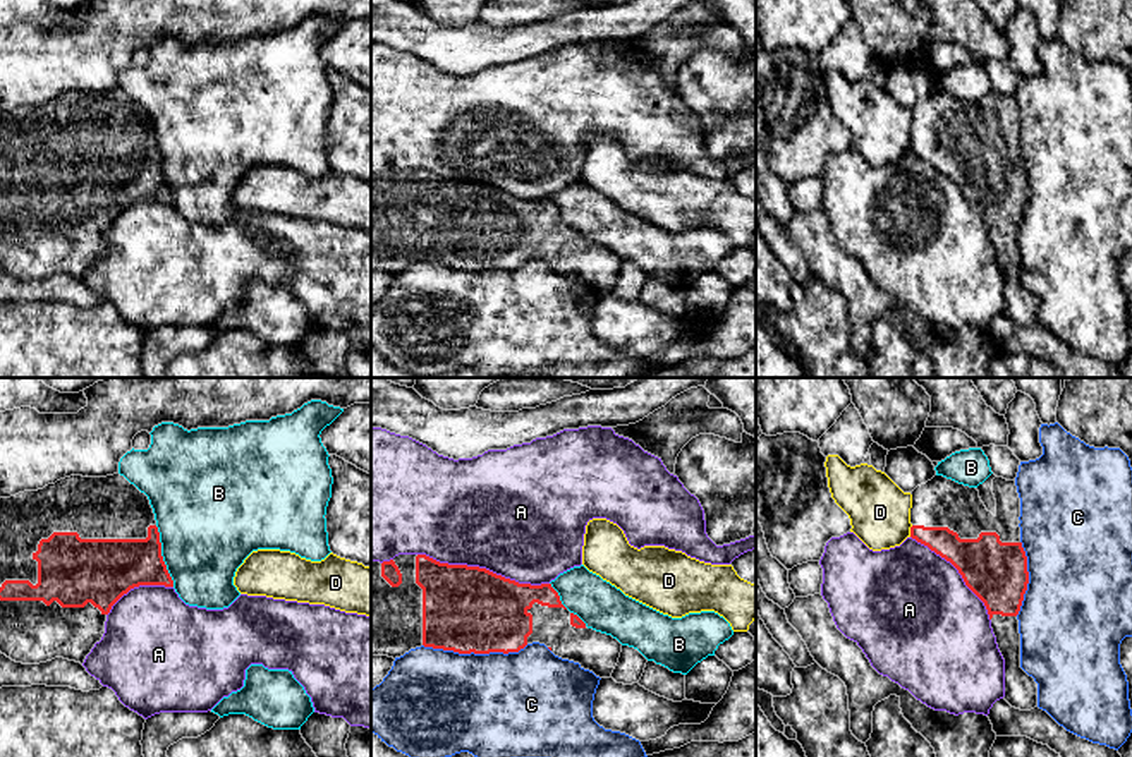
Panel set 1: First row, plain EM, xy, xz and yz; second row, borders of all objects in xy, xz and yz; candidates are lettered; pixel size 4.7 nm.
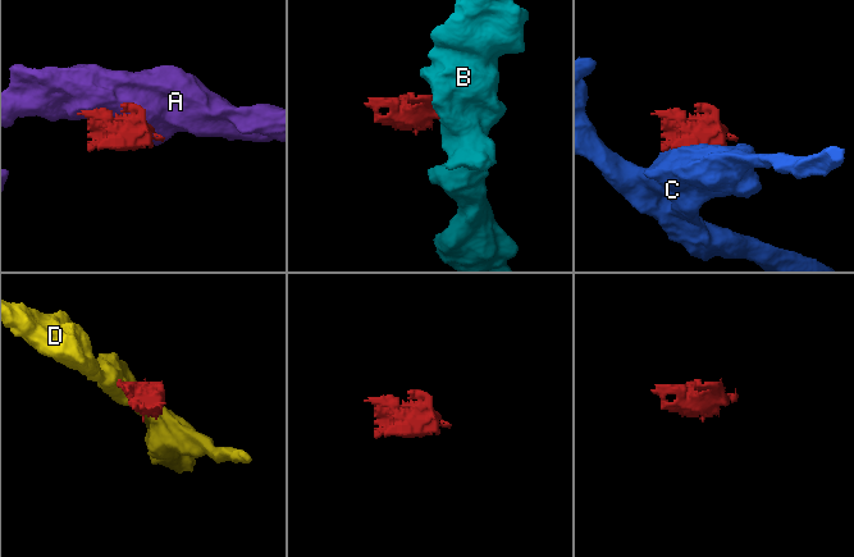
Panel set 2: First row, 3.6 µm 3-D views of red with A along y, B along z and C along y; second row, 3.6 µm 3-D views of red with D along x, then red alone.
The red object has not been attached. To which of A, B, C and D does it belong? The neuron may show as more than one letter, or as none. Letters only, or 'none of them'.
none of them

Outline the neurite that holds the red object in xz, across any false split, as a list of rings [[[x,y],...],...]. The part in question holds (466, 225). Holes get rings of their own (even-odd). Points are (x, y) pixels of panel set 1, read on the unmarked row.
[[[399,170],[390,177],[371,179],[371,271],[395,275],[421,261],[459,269],[508,269],[533,257],[545,259],[555,271],[579,278],[599,294],[612,294],[622,268],[617,254],[587,244],[570,228],[551,199],[519,199],[486,184],[440,179],[426,170]]]

